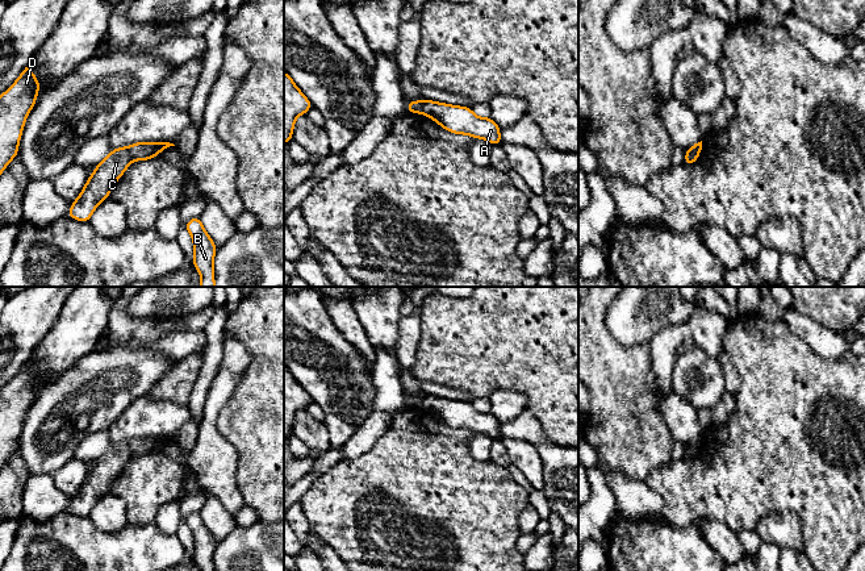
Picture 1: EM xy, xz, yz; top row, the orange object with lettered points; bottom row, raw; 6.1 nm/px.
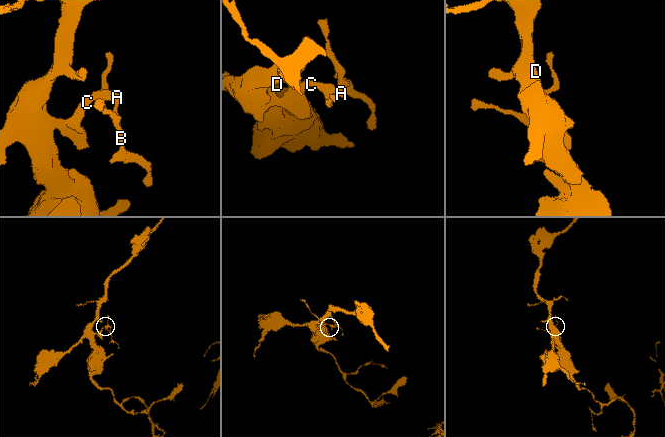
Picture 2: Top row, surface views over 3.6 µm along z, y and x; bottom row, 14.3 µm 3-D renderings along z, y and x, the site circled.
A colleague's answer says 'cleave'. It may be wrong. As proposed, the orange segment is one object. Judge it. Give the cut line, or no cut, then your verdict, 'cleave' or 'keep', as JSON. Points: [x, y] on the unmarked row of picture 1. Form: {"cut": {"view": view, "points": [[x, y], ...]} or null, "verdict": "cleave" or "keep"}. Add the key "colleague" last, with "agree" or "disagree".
{"cut": {"view": "xy", "points": [[126, 442], [132, 455]]}, "verdict": "cleave", "colleague": "agree"}

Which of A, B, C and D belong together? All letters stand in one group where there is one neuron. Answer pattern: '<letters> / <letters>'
A B / C D

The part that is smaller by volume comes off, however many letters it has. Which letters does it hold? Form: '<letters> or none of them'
A, B

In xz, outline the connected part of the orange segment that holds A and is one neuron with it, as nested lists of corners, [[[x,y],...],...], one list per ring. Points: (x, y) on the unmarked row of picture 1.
[[[426,395],[421,408],[454,429],[482,433],[492,439],[502,438],[500,421],[490,412],[477,412],[472,403]]]

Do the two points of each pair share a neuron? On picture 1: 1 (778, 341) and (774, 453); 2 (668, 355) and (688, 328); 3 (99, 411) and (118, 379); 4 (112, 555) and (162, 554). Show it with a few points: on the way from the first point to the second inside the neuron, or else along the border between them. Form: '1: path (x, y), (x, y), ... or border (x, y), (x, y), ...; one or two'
1: path (778, 369), (778, 425); one
2: path (668, 349), (681, 334); one
3: path (99, 403), (99, 399), (111, 387); one
4: path (124, 555), (128, 553), (150, 553); one

